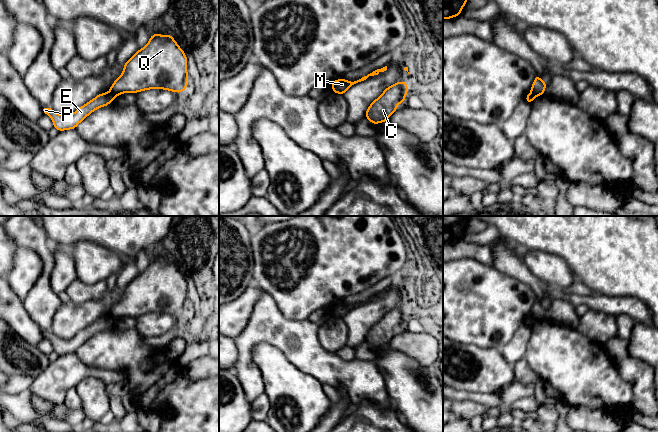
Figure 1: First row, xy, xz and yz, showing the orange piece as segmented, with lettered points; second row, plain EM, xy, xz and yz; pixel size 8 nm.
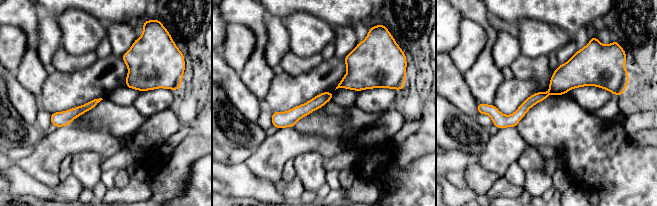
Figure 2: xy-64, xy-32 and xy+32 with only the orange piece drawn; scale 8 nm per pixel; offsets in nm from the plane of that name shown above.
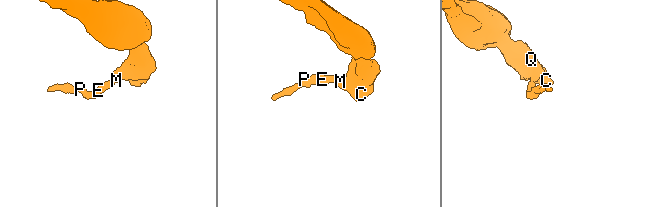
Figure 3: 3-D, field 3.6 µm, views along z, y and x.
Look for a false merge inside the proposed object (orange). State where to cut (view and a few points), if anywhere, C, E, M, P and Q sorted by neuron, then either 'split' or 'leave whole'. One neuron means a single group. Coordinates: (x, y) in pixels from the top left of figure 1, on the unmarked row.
xy (109, 316), (115, 320) | C M Q / E P | split

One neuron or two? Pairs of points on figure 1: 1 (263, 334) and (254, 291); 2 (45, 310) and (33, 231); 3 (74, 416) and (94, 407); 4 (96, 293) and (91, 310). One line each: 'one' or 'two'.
1: two
2: one
3: two
4: two

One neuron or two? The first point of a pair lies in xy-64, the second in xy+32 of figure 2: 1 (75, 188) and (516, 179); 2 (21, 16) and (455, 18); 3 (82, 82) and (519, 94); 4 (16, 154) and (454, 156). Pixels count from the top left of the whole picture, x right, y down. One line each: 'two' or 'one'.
1: two
2: two
3: one
4: one

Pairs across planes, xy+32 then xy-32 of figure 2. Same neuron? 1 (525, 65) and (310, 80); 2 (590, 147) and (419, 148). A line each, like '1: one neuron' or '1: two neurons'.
1: two neurons
2: two neurons

